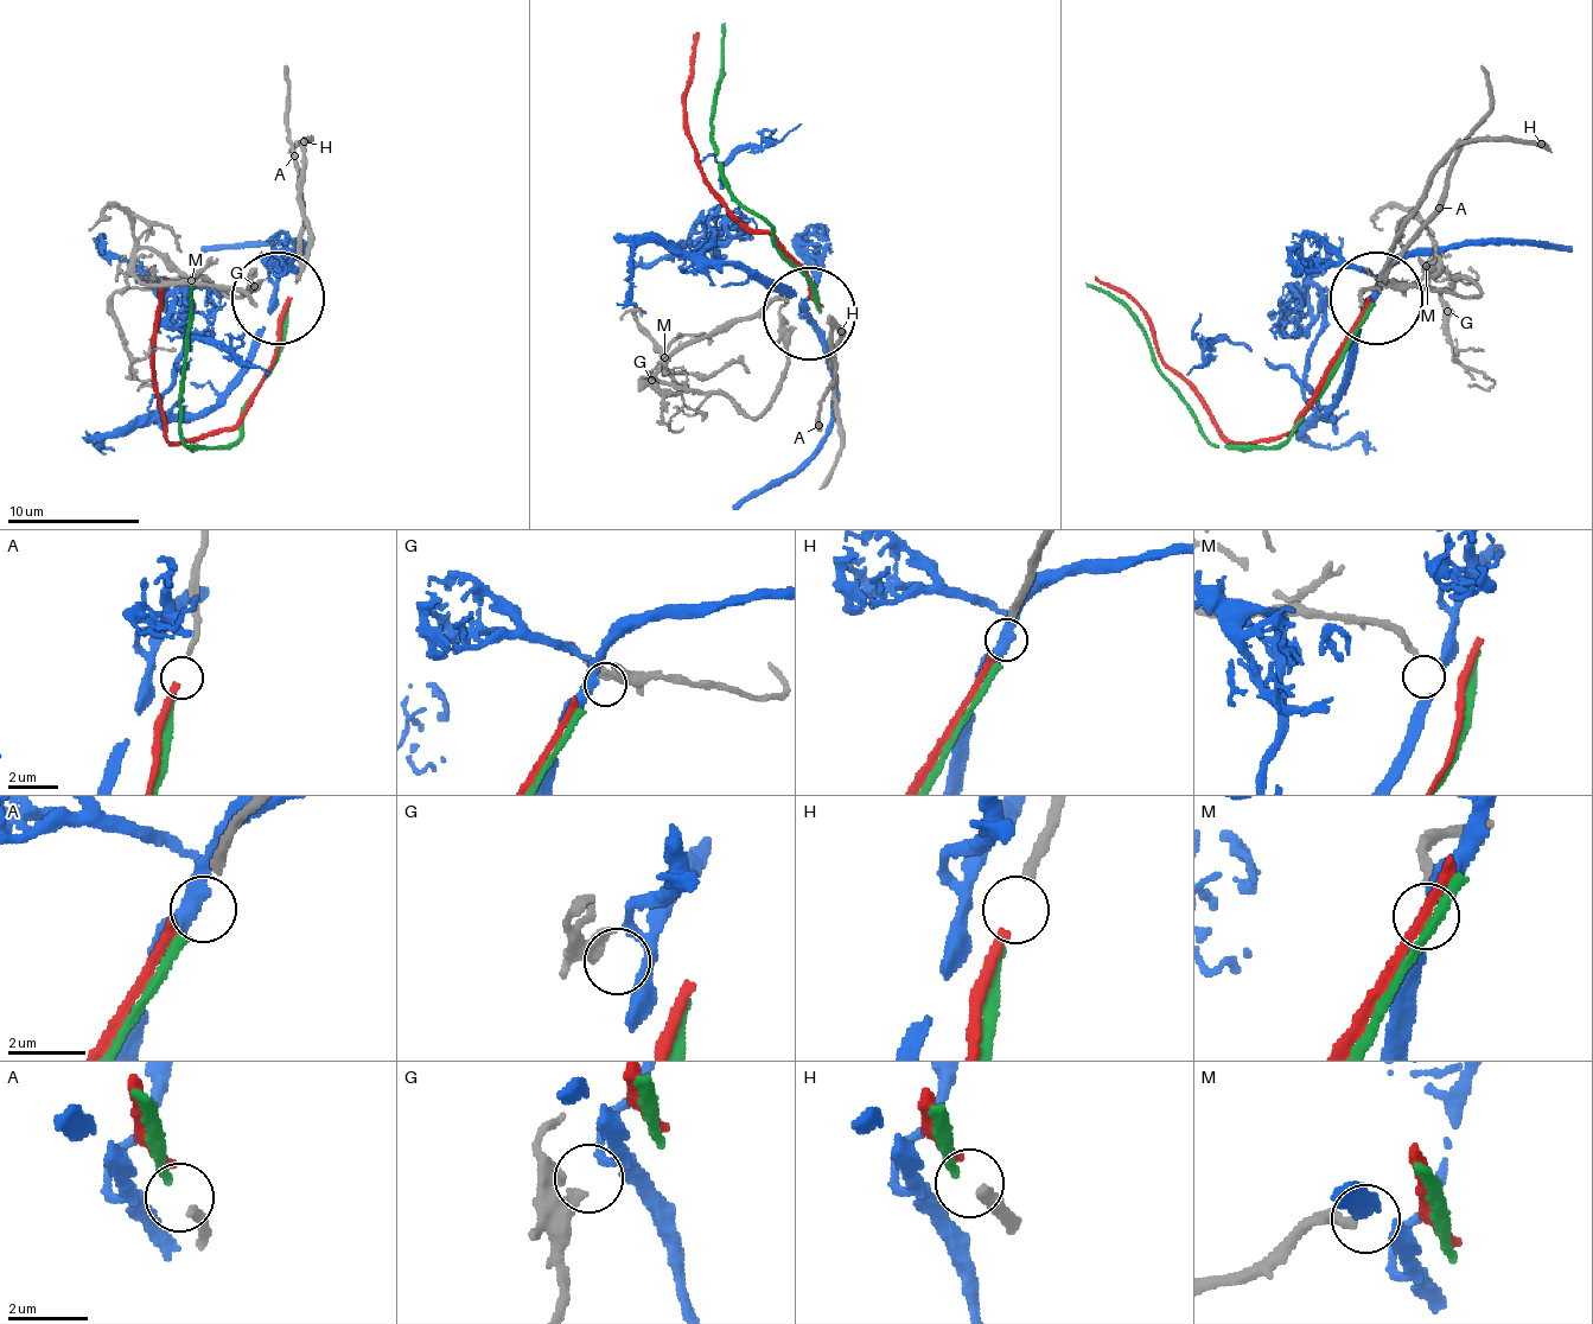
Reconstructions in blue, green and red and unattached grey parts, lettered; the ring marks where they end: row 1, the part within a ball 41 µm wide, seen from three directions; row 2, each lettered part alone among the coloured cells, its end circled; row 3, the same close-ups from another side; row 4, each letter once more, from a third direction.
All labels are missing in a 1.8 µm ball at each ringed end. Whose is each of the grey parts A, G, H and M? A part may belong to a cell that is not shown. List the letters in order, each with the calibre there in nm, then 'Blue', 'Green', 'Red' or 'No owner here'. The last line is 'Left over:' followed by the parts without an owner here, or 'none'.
A: Thickness 240 nm. Green
G: Thickness 320 nm. Blue
H: Thickness 300 nm. Red
M: Thickness 260 nm. No owner here
Left over: M

